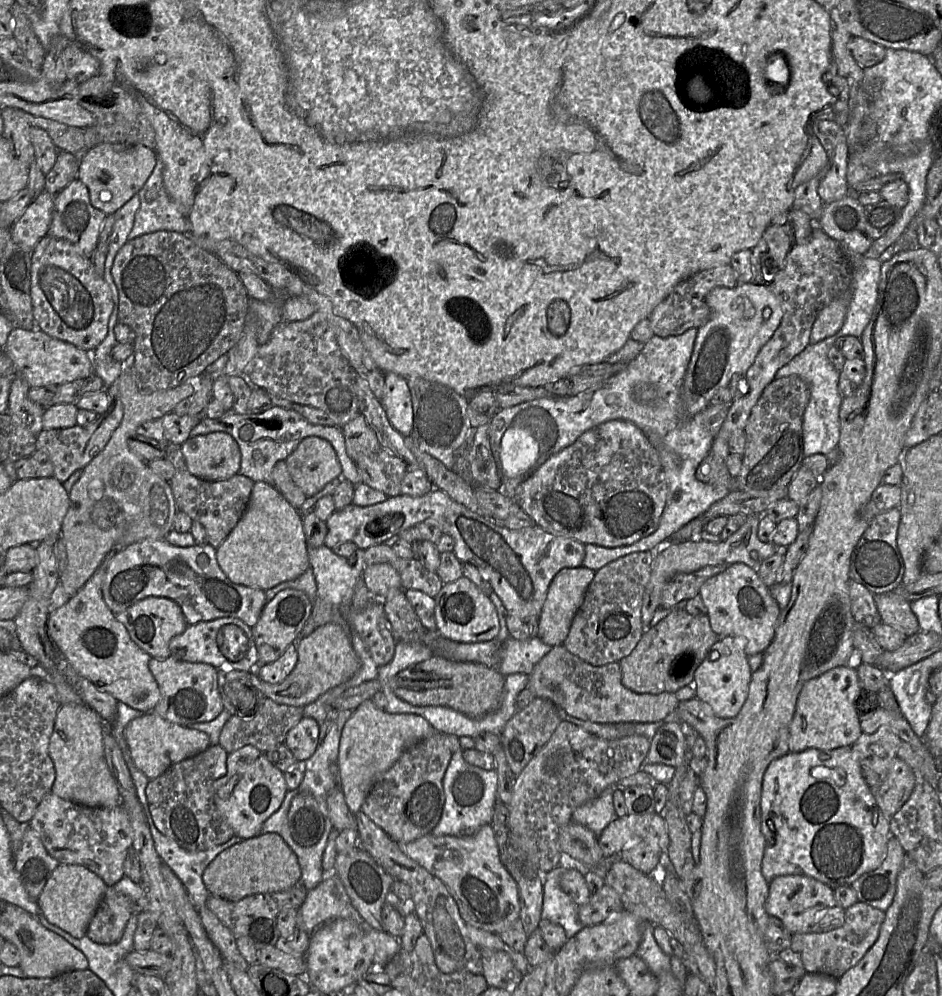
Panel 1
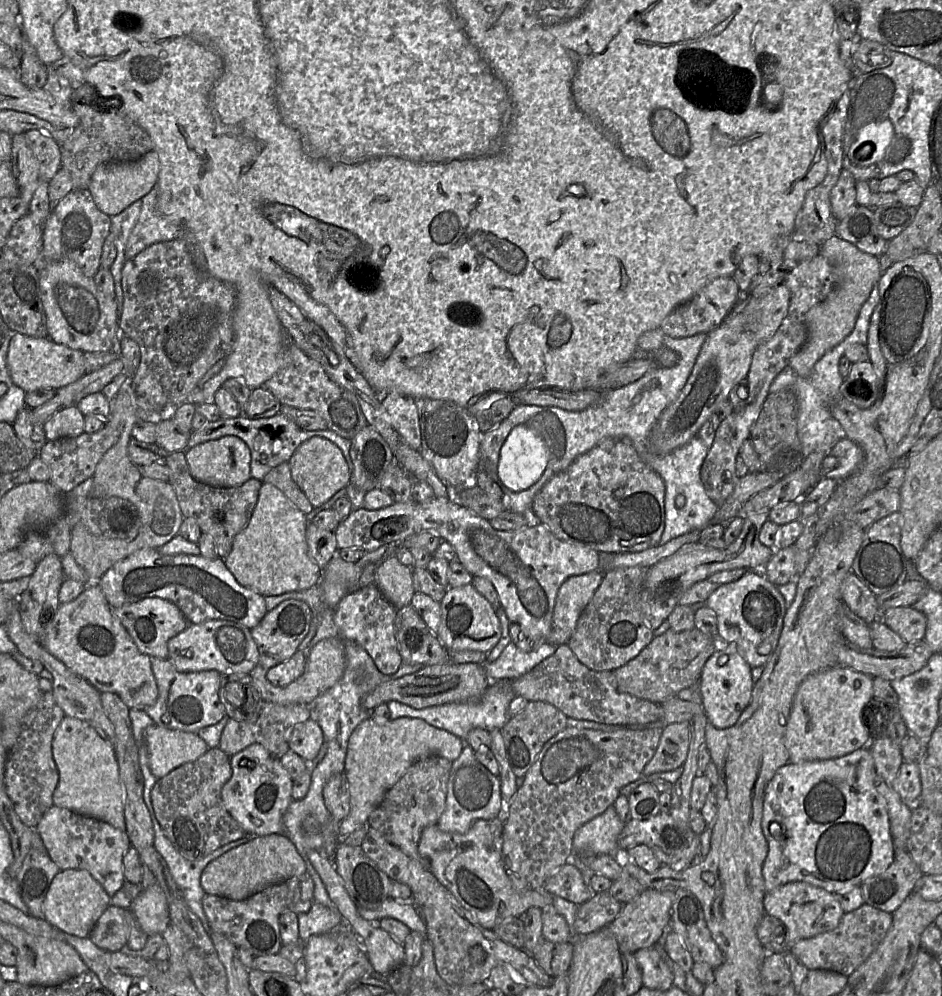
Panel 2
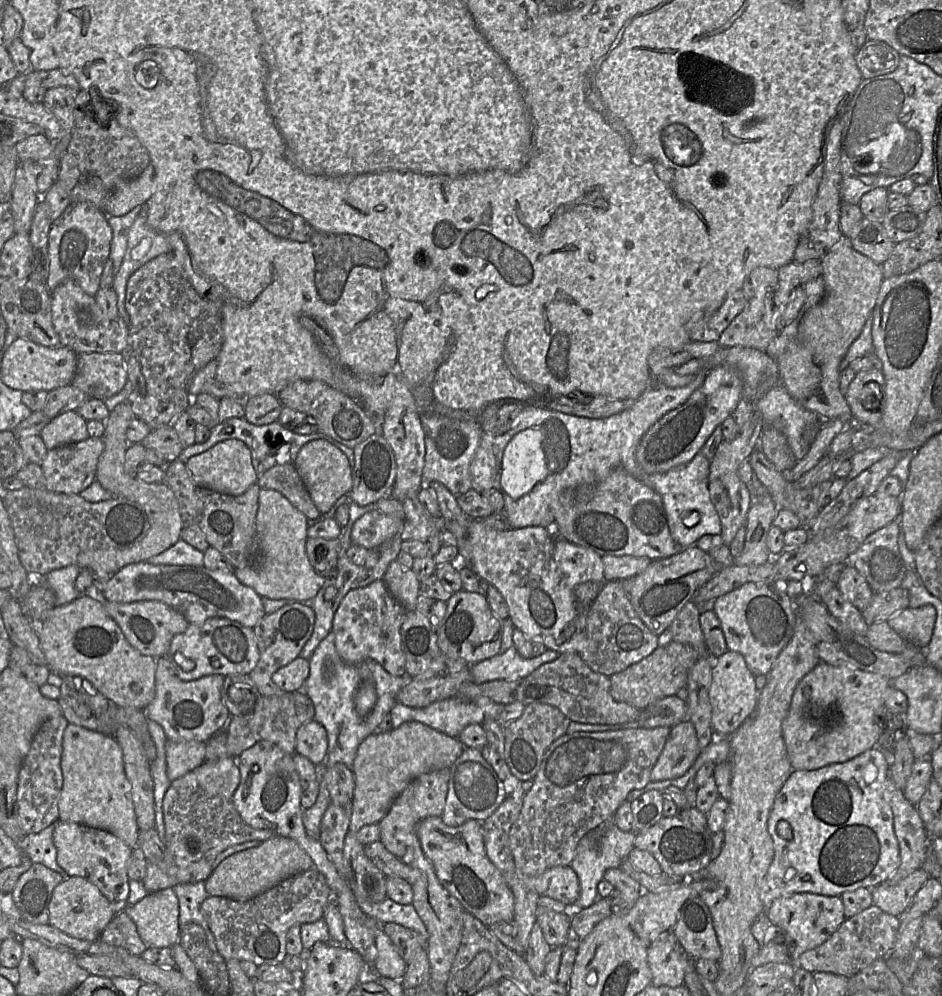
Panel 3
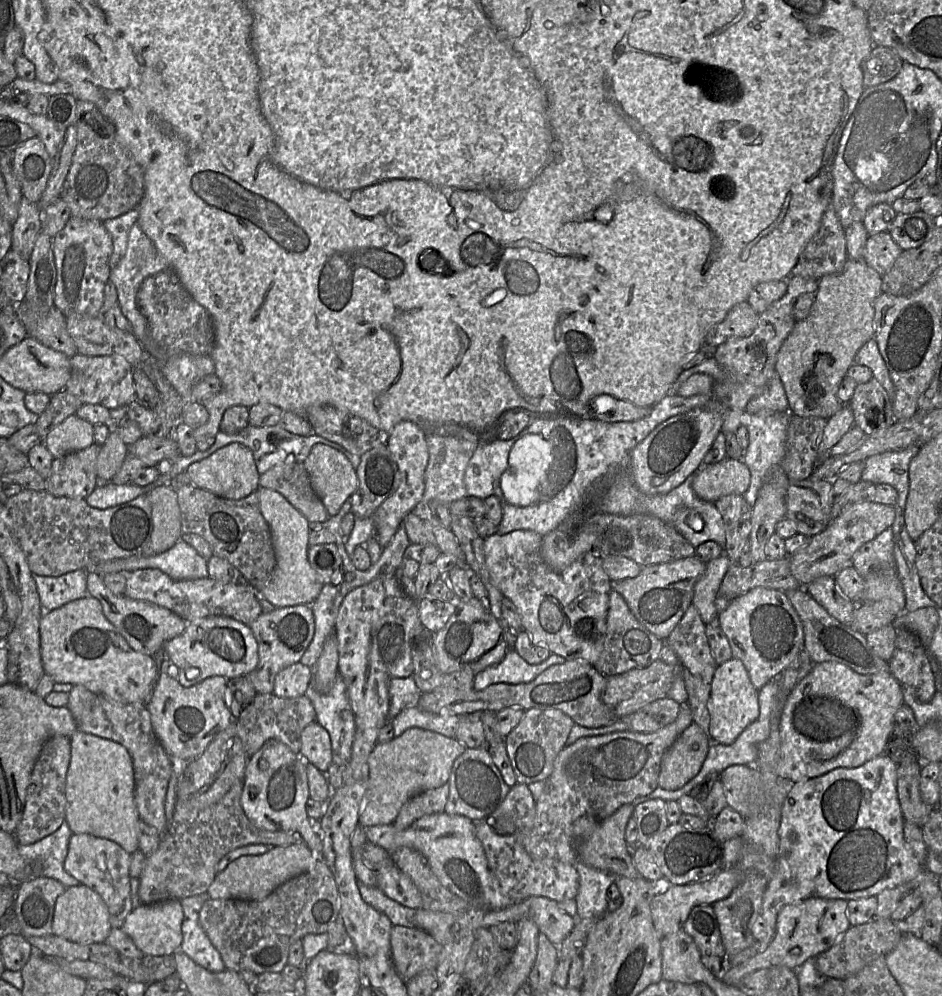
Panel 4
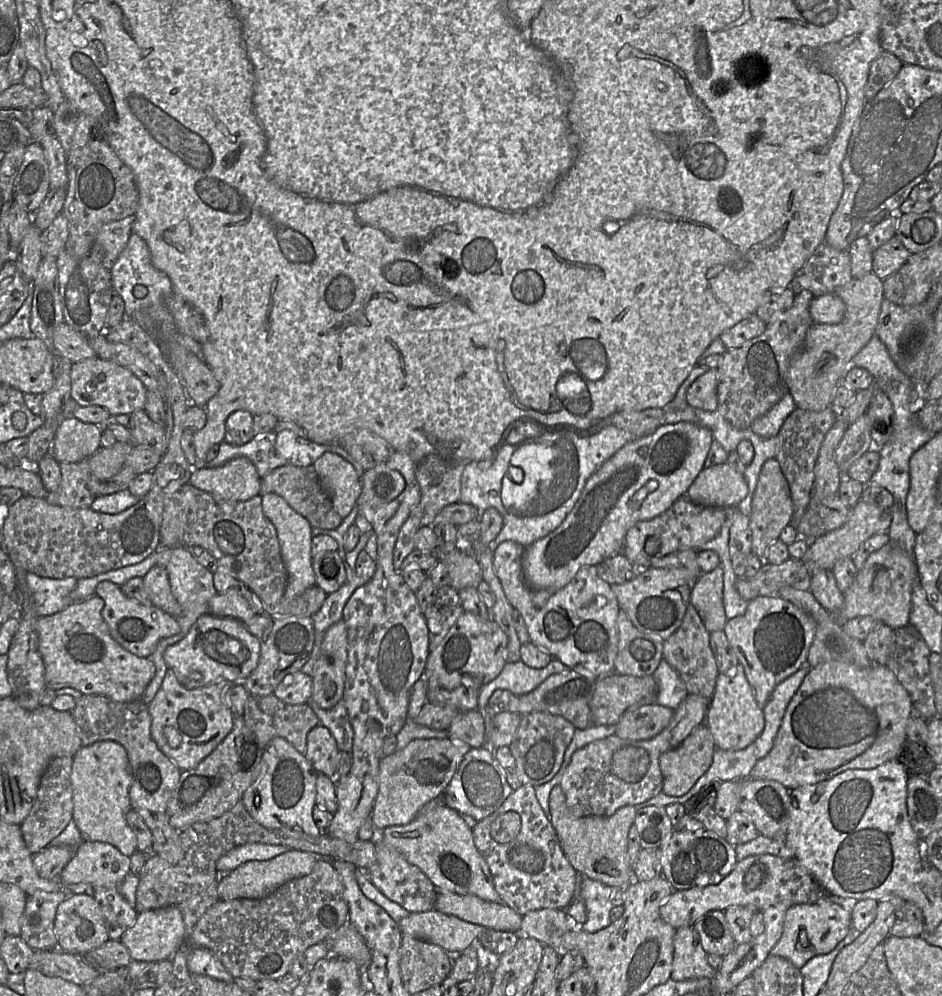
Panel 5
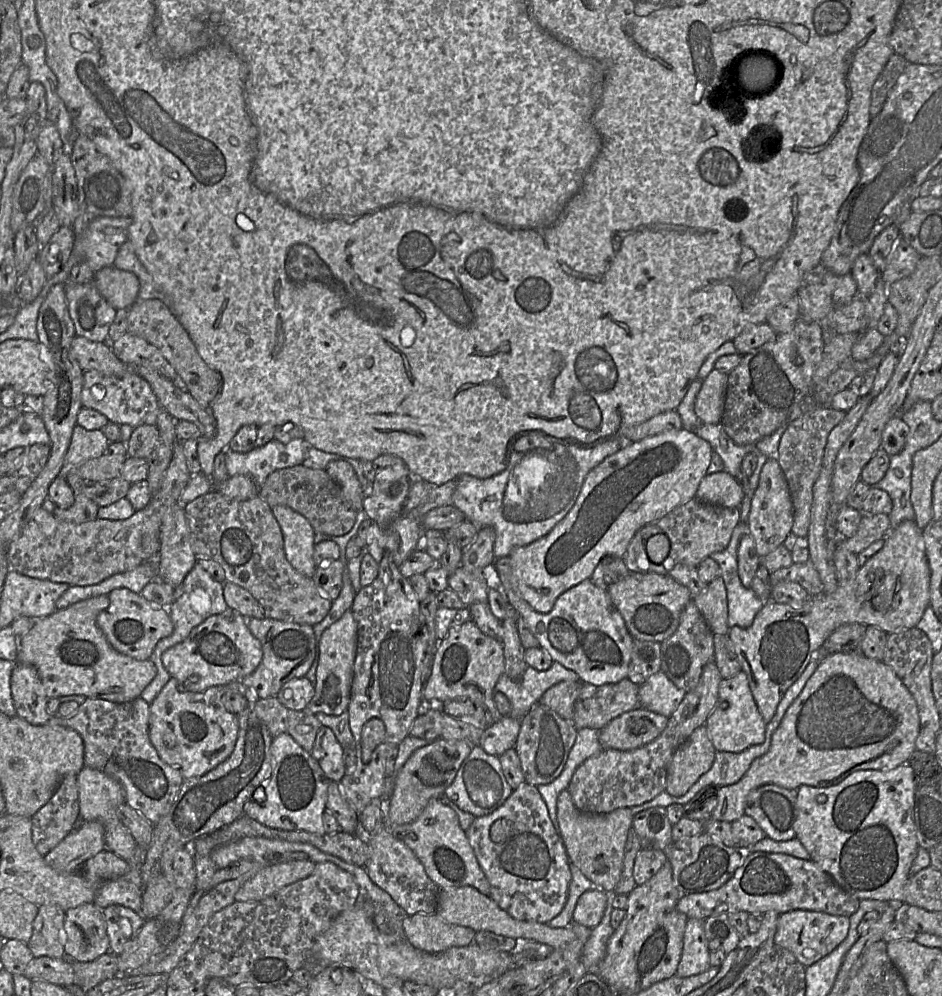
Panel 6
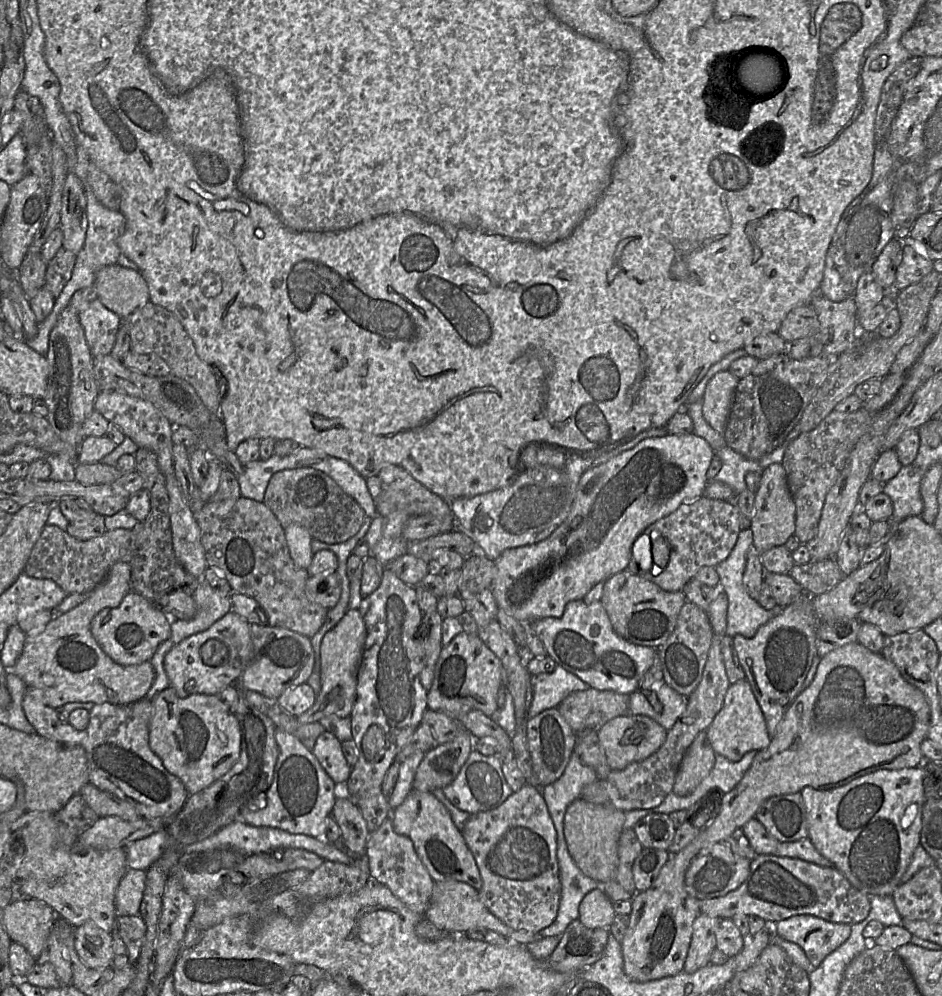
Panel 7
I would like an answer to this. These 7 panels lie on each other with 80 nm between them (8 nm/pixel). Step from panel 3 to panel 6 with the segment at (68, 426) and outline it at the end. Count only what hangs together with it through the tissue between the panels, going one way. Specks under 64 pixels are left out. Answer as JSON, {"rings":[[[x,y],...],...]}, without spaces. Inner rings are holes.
{"rings":[[[77,424],[65,455],[65,466],[80,466],[100,457],[107,452],[109,443],[101,430],[86,430]]]}

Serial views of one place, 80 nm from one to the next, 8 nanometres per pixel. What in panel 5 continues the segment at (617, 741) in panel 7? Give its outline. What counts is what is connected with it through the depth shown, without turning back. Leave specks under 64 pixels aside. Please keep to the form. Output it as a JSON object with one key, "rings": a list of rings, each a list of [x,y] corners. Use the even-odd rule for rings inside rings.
{"rings":[[[649,704],[626,712],[615,725],[615,733],[622,739],[647,740],[662,732],[670,723],[674,710]]]}

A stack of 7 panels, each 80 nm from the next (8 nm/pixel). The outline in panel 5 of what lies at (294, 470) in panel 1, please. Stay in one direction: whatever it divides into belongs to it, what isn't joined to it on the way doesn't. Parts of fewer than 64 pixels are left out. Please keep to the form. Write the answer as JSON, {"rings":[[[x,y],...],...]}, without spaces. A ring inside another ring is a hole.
{"rings":[[[325,452],[312,467],[330,495],[336,512],[346,517],[356,506],[362,491],[361,479],[354,466],[336,453]]]}

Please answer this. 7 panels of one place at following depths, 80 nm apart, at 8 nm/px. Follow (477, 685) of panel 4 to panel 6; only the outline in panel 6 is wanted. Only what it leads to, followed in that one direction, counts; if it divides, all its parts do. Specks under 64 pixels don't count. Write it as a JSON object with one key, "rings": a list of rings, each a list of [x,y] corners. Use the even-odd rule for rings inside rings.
{"rings":[[[554,661],[551,667],[544,671],[527,666],[519,681],[515,681],[503,673],[497,681],[494,691],[506,695],[512,707],[509,716],[521,720],[539,703],[542,695],[550,687],[562,681],[579,680],[576,672]]]}

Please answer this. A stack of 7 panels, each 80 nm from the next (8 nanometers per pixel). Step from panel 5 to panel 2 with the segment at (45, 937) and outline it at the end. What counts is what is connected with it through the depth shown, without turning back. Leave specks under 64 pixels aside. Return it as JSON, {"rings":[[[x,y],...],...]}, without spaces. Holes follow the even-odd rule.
{"rings":[[[31,848],[17,875],[17,883],[29,915],[44,919],[43,902],[60,868],[49,857],[46,849]]]}

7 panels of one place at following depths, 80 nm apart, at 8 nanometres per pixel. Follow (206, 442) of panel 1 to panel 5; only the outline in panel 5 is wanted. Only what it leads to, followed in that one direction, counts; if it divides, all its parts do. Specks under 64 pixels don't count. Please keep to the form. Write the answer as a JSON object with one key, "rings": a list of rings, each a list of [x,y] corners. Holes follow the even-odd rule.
{"rings":[[[246,457],[234,458],[217,467],[193,468],[190,483],[227,502],[246,501],[260,495],[260,476]]]}

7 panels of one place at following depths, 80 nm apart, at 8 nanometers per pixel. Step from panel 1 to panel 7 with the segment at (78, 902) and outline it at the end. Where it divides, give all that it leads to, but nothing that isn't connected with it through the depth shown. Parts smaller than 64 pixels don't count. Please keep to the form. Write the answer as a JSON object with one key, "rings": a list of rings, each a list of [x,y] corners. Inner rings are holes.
{"rings":[[[88,921],[75,928],[75,950],[90,968],[112,966],[114,951],[111,934]]]}

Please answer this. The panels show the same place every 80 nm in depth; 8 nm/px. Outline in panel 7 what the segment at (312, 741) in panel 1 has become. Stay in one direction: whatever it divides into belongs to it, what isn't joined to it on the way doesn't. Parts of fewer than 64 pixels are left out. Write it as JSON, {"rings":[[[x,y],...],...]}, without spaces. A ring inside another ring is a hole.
{"rings":[[[325,730],[316,740],[312,754],[332,781],[343,789],[348,781],[352,767],[347,763],[341,742]]]}

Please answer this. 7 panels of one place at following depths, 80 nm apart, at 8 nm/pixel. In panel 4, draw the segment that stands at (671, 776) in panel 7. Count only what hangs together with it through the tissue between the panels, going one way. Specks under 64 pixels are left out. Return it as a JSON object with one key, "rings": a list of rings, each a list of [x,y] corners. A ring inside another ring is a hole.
{"rings":[[[684,704],[672,723],[655,732],[616,731],[581,737],[563,747],[554,760],[551,775],[545,780],[543,793],[535,801],[534,823],[524,838],[526,851],[533,858],[554,858],[574,865],[577,854],[573,822],[581,816],[605,819],[623,804],[652,793],[659,786],[663,755],[691,723],[692,711]]]}

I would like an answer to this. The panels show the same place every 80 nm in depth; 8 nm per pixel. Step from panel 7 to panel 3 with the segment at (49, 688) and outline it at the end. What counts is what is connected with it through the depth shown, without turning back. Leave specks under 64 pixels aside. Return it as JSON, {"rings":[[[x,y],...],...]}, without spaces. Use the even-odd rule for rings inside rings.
{"rings":[[[82,593],[73,601],[54,607],[38,626],[39,645],[46,665],[60,676],[88,680],[112,703],[145,709],[155,696],[155,657],[136,650],[100,601]]]}

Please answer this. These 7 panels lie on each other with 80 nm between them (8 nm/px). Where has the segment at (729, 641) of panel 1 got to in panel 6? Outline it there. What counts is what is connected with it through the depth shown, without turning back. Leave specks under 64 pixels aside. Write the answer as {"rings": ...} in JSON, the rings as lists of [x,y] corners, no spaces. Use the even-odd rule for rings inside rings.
{"rings":[[[743,670],[732,678],[722,679],[717,704],[708,716],[705,725],[716,751],[739,753],[764,742],[766,723],[754,700],[748,678]]]}

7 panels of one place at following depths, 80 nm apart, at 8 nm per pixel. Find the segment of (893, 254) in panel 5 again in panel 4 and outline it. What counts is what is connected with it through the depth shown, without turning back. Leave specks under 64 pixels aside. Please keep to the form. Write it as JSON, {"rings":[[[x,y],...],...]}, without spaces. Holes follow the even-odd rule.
{"rings":[[[888,232],[868,236],[863,252],[865,263],[877,271],[881,277],[893,266],[902,249]]]}

